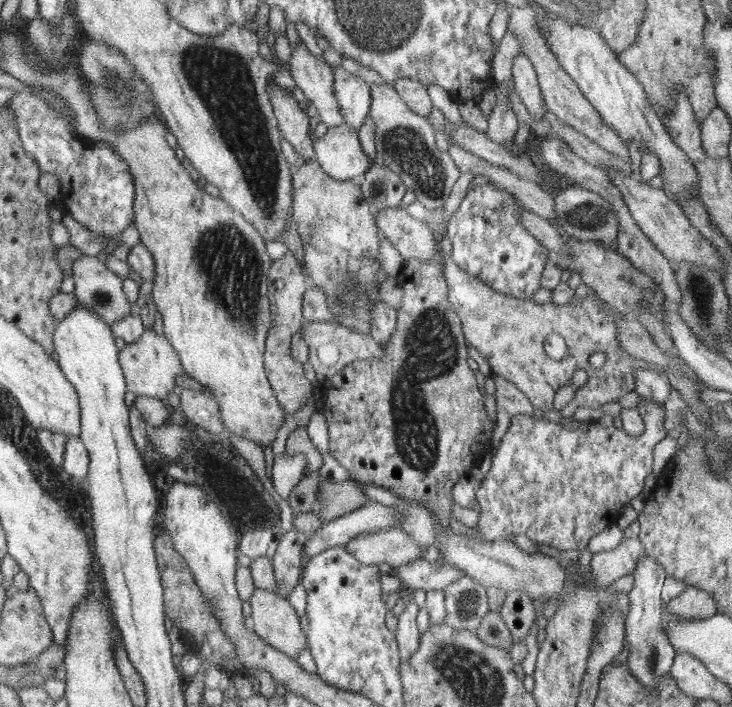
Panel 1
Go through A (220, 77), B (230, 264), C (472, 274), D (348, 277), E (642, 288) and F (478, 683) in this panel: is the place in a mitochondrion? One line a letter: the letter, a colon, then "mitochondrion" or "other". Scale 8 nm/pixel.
A: mitochondrion
B: mitochondrion
C: other
D: mitochondrion
E: mitochondrion
F: mitochondrion

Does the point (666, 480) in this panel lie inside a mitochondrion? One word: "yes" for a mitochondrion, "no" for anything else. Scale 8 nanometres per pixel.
no

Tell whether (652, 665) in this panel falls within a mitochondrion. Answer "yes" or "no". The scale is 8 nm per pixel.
yes

